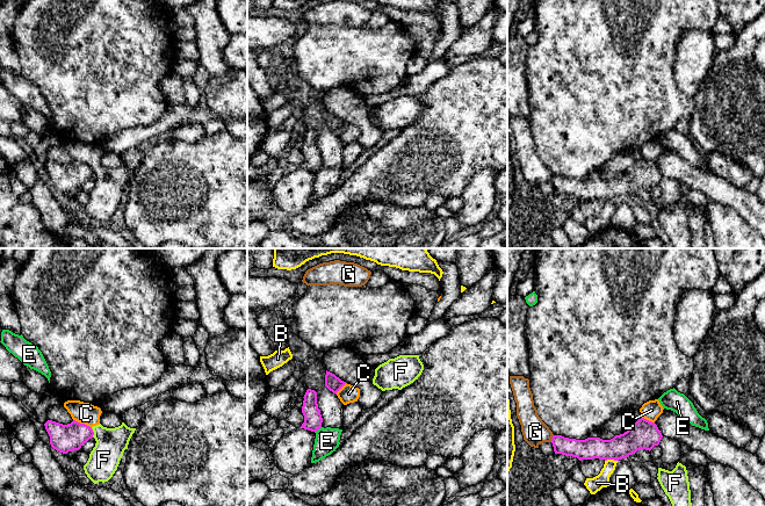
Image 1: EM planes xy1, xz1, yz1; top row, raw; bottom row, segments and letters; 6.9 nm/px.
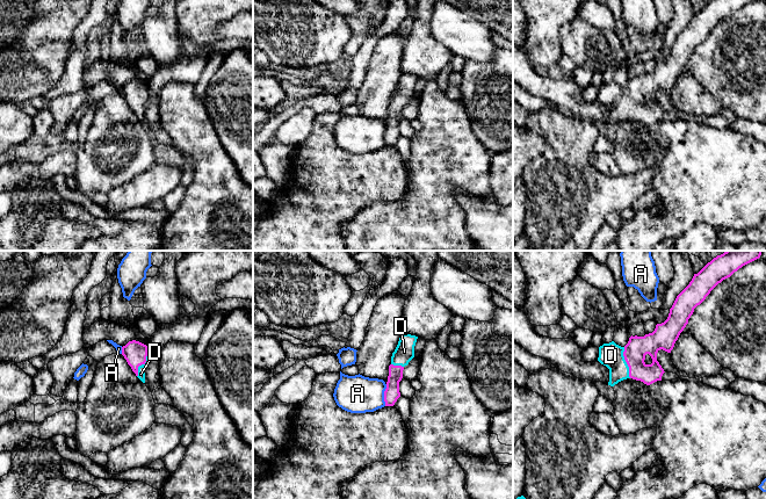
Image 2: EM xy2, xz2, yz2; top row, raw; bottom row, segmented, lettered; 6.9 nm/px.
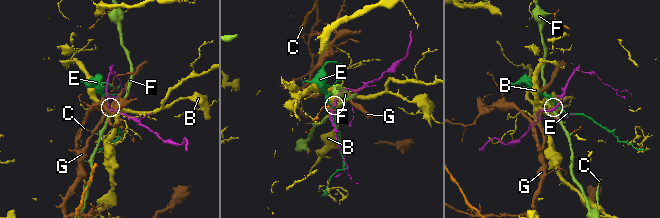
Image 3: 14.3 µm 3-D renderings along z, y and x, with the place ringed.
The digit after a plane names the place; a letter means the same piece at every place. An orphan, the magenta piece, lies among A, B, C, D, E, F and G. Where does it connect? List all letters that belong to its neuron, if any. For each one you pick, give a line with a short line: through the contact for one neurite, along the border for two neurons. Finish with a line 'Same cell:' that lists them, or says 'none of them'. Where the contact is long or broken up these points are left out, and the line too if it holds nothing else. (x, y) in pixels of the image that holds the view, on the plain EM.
D: Line: yz2 (637, 87), (626, 101), (620, 101), (611, 95)
Same cell: D

